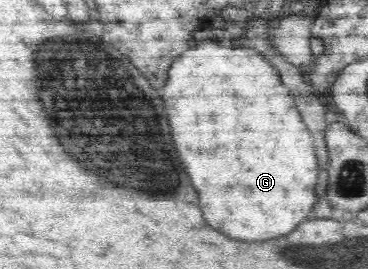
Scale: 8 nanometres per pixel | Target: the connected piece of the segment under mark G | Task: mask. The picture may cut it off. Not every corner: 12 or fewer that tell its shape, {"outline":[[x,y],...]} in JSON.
{"outline":[[260,53],[173,61],[163,105],[213,229],[287,235],[317,159]]}

